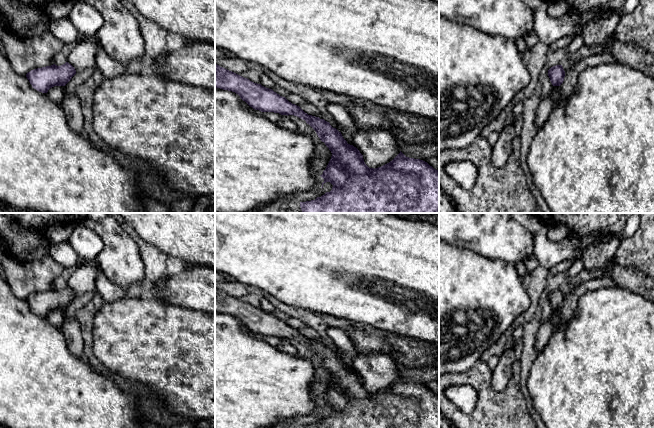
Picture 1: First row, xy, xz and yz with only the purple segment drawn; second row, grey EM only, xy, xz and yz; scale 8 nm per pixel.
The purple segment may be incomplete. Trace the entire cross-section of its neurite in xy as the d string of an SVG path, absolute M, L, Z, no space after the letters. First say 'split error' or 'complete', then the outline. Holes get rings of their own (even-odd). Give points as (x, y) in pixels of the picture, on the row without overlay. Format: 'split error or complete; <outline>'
complete; M66 286L61 290L53 288L31 294L26 301L34 313L47 317L54 310L65 310L75 298L75 292Z

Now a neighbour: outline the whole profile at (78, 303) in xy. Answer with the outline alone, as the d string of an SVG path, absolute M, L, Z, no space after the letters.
M96 289L90 292L87 292L85 295L76 297L71 304L64 310L64 316L66 318L75 317L77 312L82 309L93 297L96 293Z

